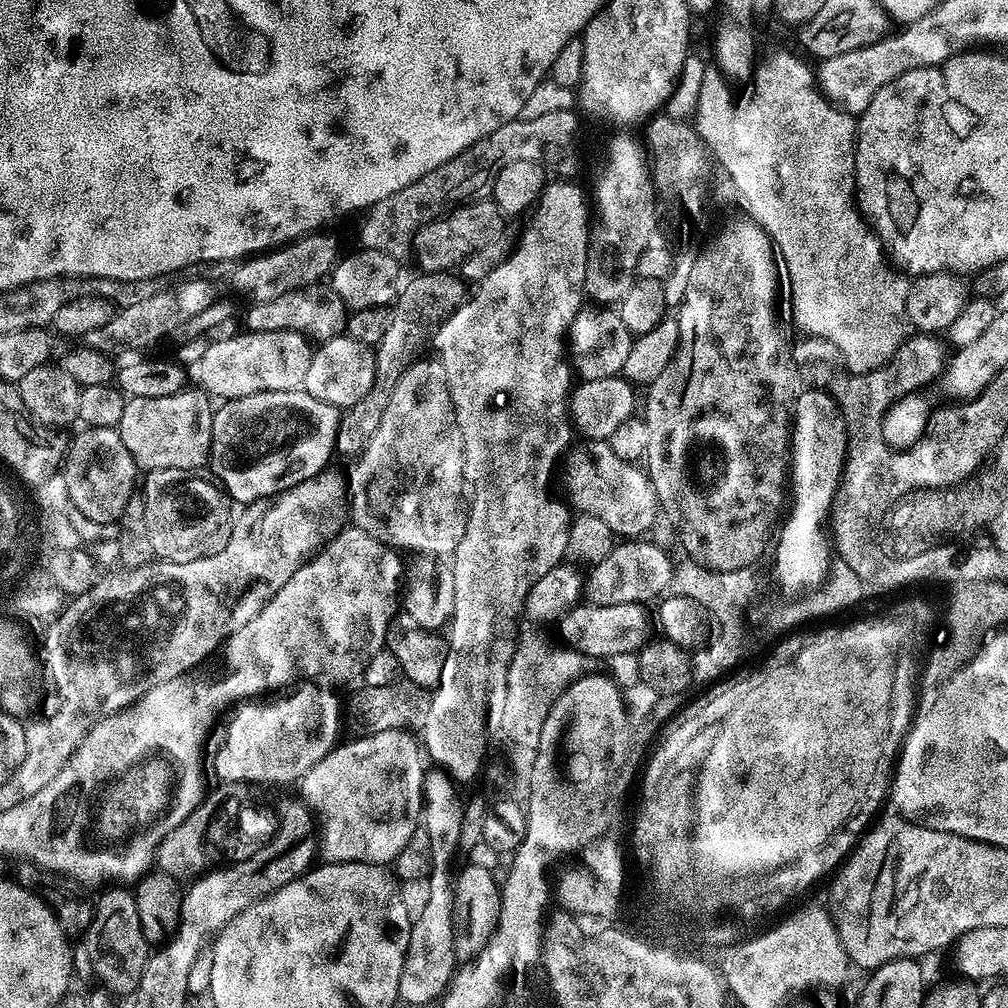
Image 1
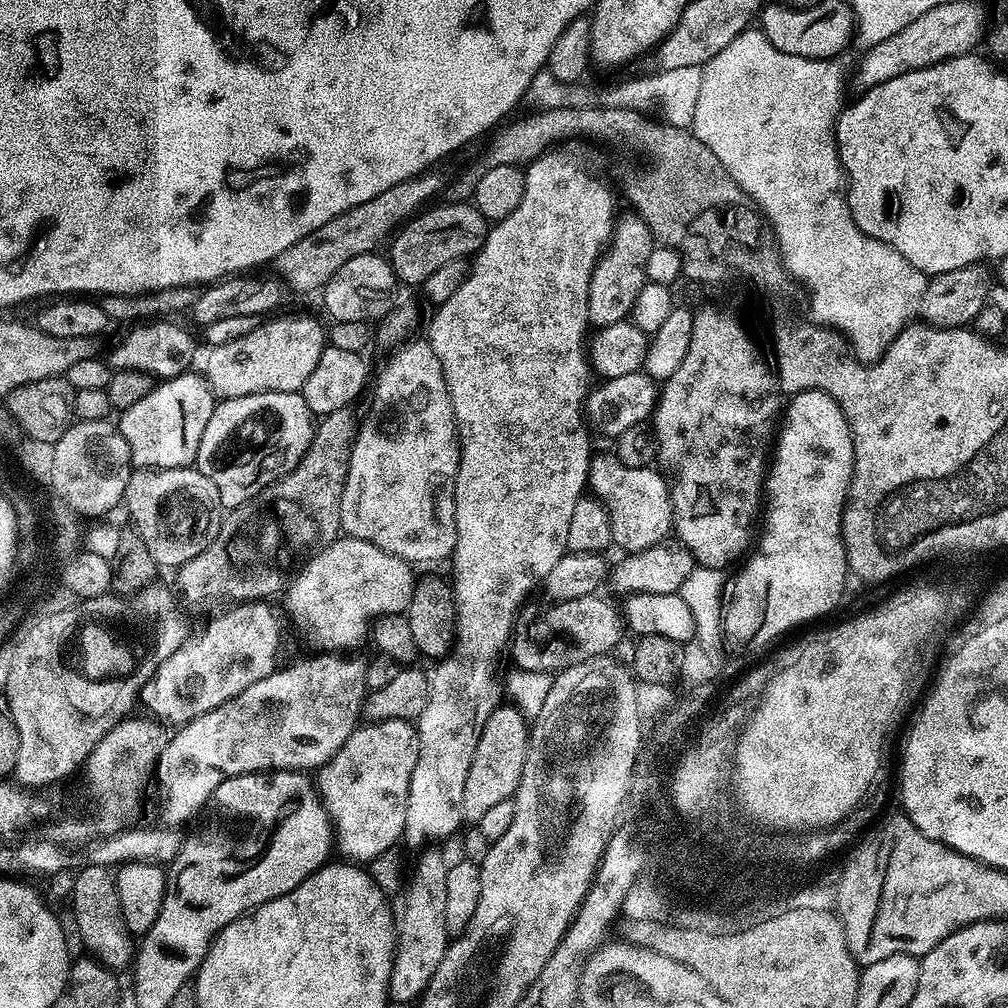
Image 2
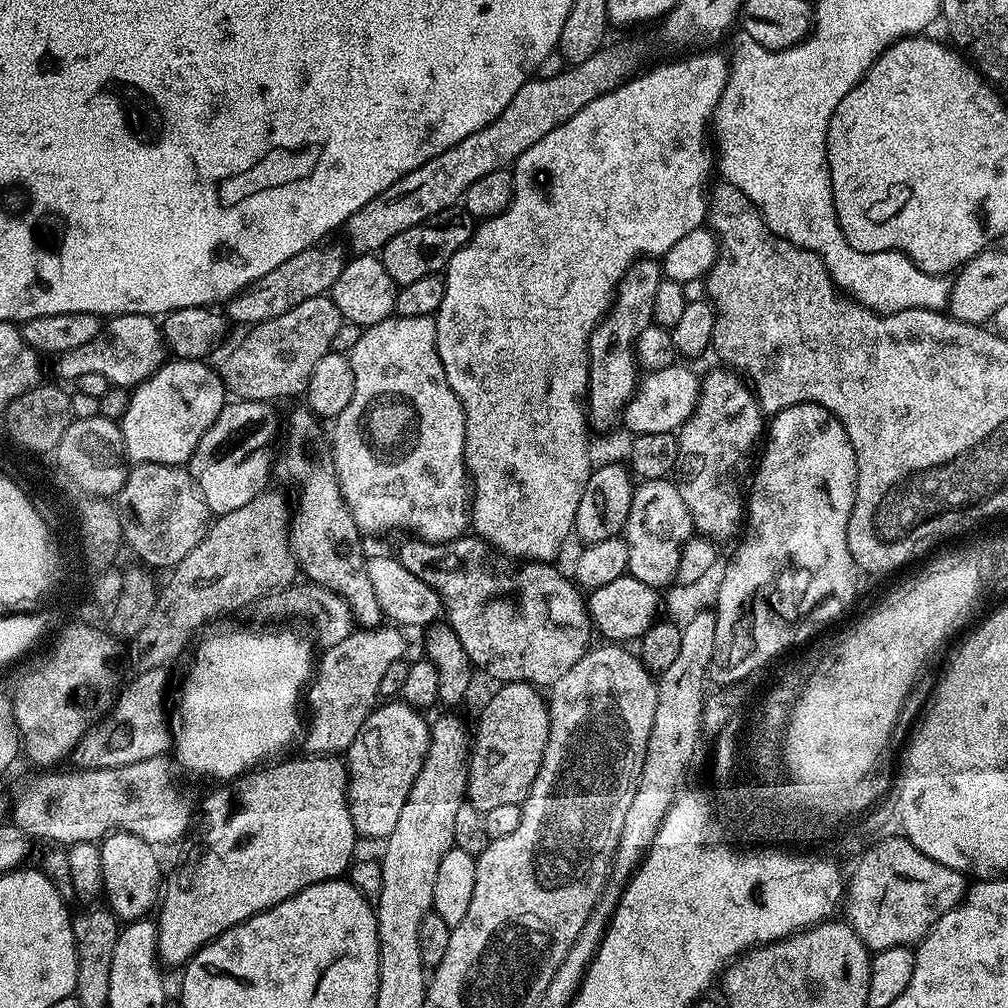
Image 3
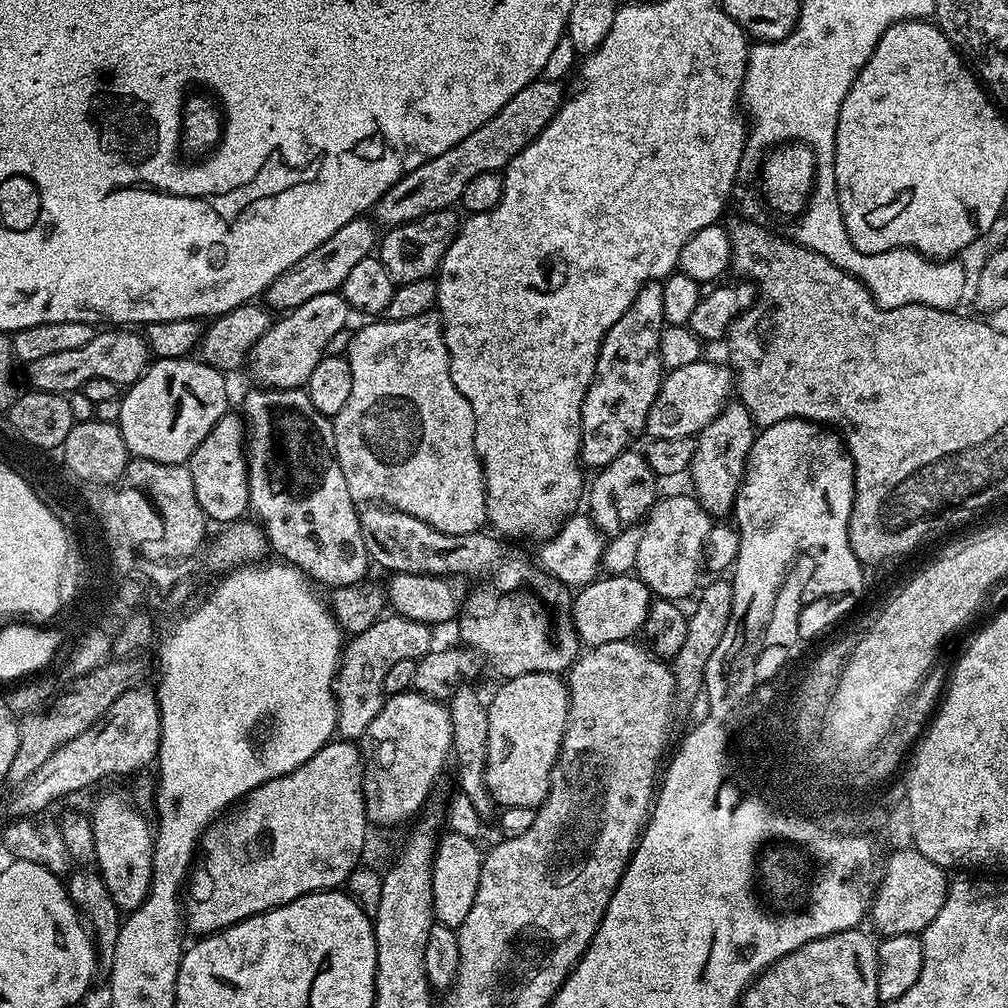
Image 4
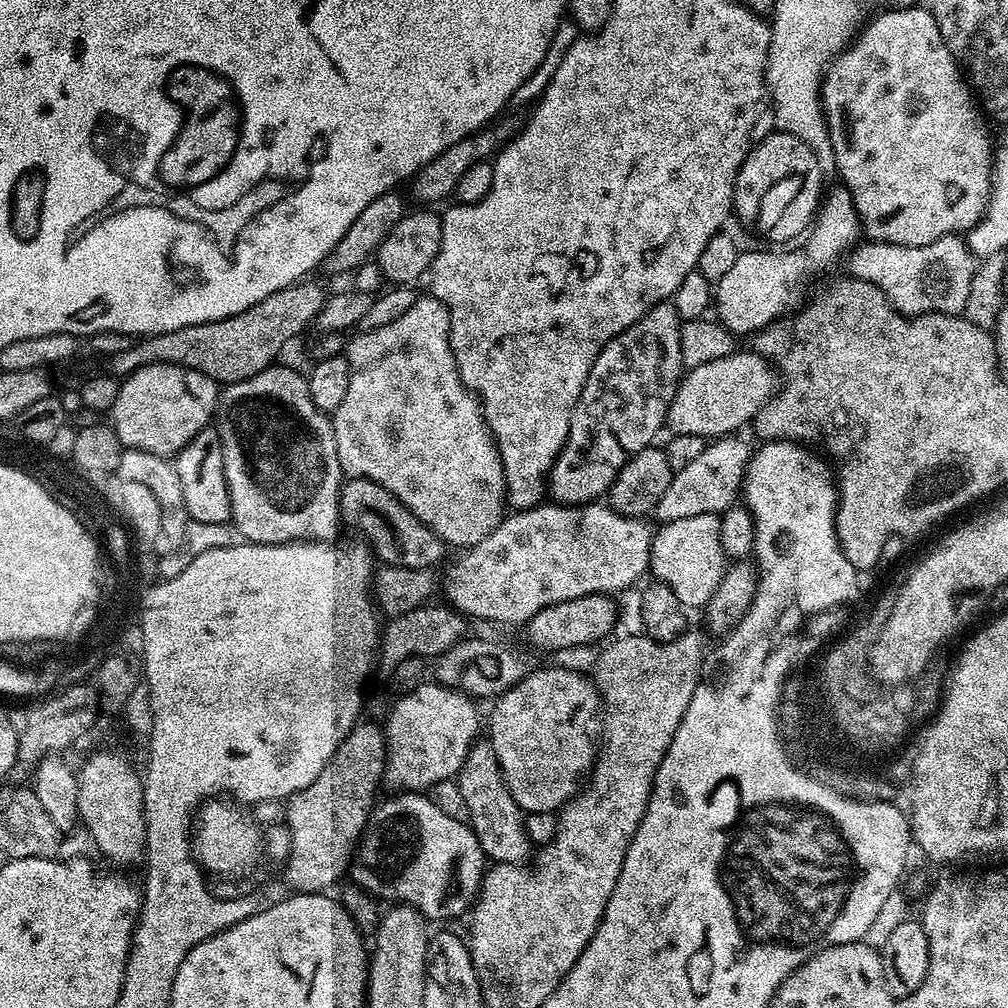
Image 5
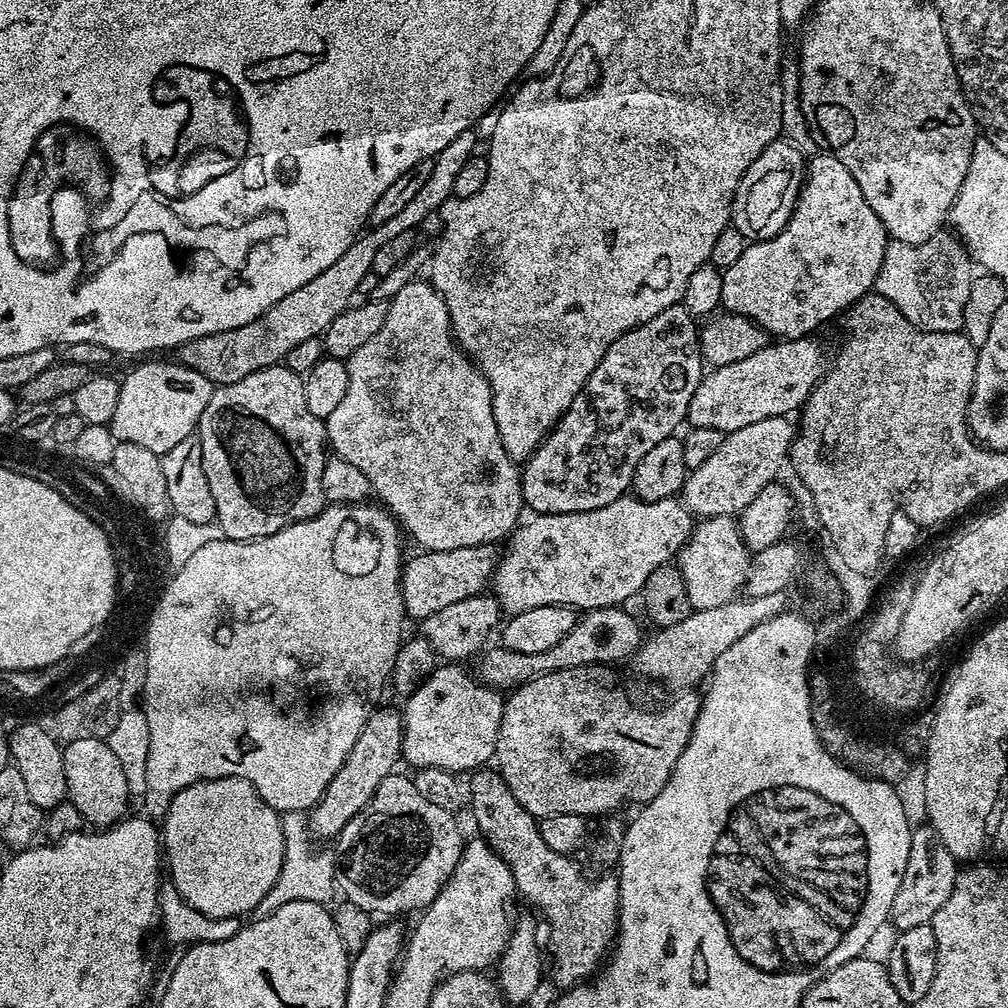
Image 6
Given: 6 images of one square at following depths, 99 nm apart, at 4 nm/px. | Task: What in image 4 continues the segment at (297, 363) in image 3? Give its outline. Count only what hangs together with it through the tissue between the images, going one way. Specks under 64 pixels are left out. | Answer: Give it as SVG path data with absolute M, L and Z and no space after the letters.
M340 292L318 294L318 298L310 298L310 302L302 302L302 306L283 313L248 353L246 368L252 371L255 383L265 388L304 388L310 374L314 374L314 366L327 353L330 338L349 327L348 314L349 304Z

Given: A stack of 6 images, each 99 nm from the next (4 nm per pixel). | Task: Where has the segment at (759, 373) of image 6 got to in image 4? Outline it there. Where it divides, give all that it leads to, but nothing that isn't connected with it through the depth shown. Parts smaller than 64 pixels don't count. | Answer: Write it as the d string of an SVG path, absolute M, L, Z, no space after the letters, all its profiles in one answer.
M701 358L695 360L690 366L671 369L660 384L658 398L654 398L654 406L648 412L647 435L652 438L695 437L710 422L714 422L716 415L724 409L725 404L729 403L731 396L728 395L733 395L734 392L733 369L721 364L711 364L707 358Z

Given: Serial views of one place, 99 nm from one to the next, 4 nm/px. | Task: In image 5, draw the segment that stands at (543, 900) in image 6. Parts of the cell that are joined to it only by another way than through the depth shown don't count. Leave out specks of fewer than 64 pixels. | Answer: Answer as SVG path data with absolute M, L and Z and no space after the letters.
M480 738L472 745L460 767L458 783L462 790L462 799L466 802L467 823L478 838L485 857L497 864L525 863L534 845L526 834L525 813L518 802L514 802L506 786L491 739Z

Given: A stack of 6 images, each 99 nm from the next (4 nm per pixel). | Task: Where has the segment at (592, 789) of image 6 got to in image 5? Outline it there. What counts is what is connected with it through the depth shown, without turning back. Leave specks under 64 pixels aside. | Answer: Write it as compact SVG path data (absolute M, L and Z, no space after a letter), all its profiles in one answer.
M540 668L529 671L527 676L523 676L519 682L512 688L507 688L502 695L495 697L492 708L492 733L490 739L492 741L492 748L496 752L496 757L500 763L500 769L504 775L506 786L510 790L510 794L514 798L514 802L518 802L518 806L525 813L529 812L556 812L564 807L573 796L576 795L578 789L581 787L582 781L587 777L588 773L592 771L592 766L598 751L597 741L592 740L592 719L597 719L598 713L602 708L602 701L600 693L596 690L596 685L591 679L588 680L580 672L575 672L572 668Z

